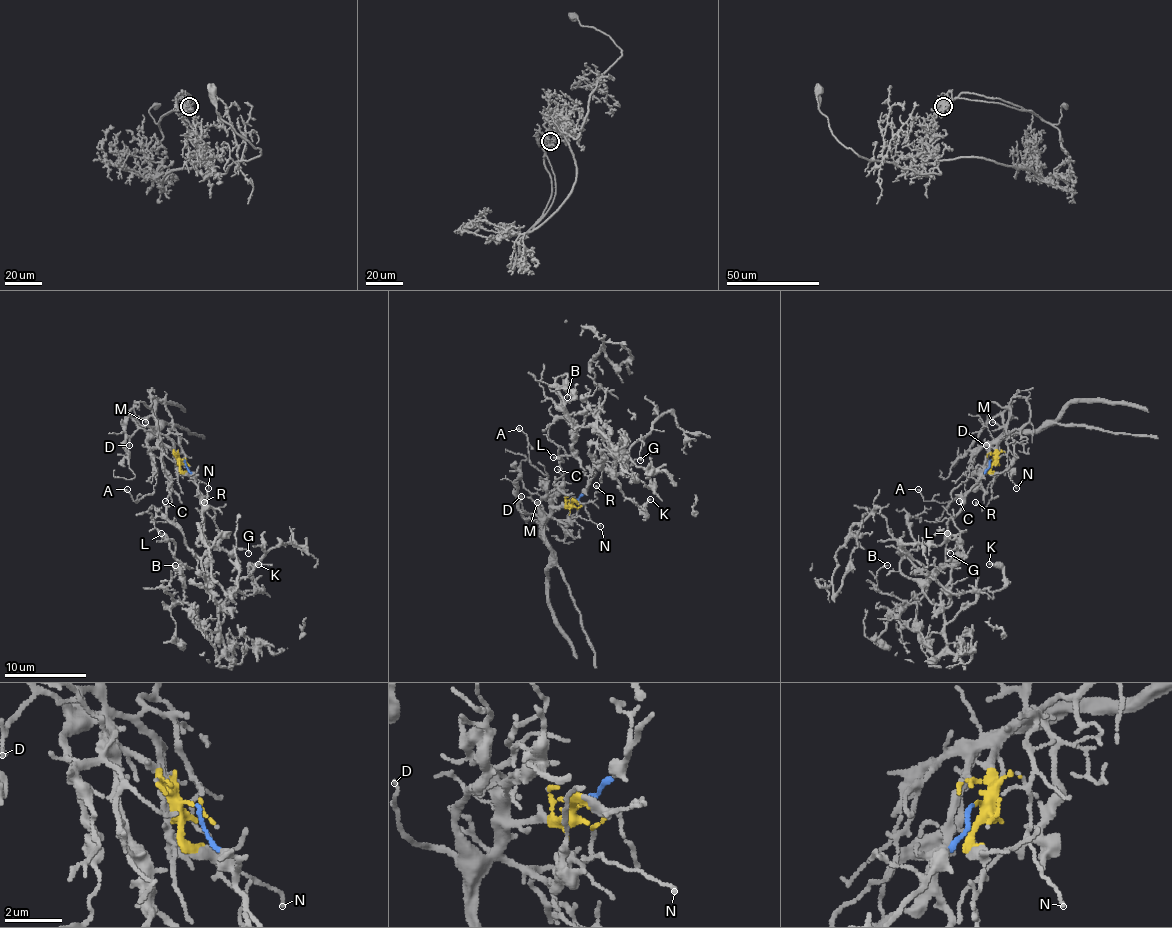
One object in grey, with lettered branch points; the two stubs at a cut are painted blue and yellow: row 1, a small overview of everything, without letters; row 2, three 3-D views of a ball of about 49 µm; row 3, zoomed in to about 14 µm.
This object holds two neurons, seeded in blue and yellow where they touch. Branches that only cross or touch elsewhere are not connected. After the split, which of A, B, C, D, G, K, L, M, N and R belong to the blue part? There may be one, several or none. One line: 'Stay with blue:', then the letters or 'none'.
Stay with blue: B, G, K, L

